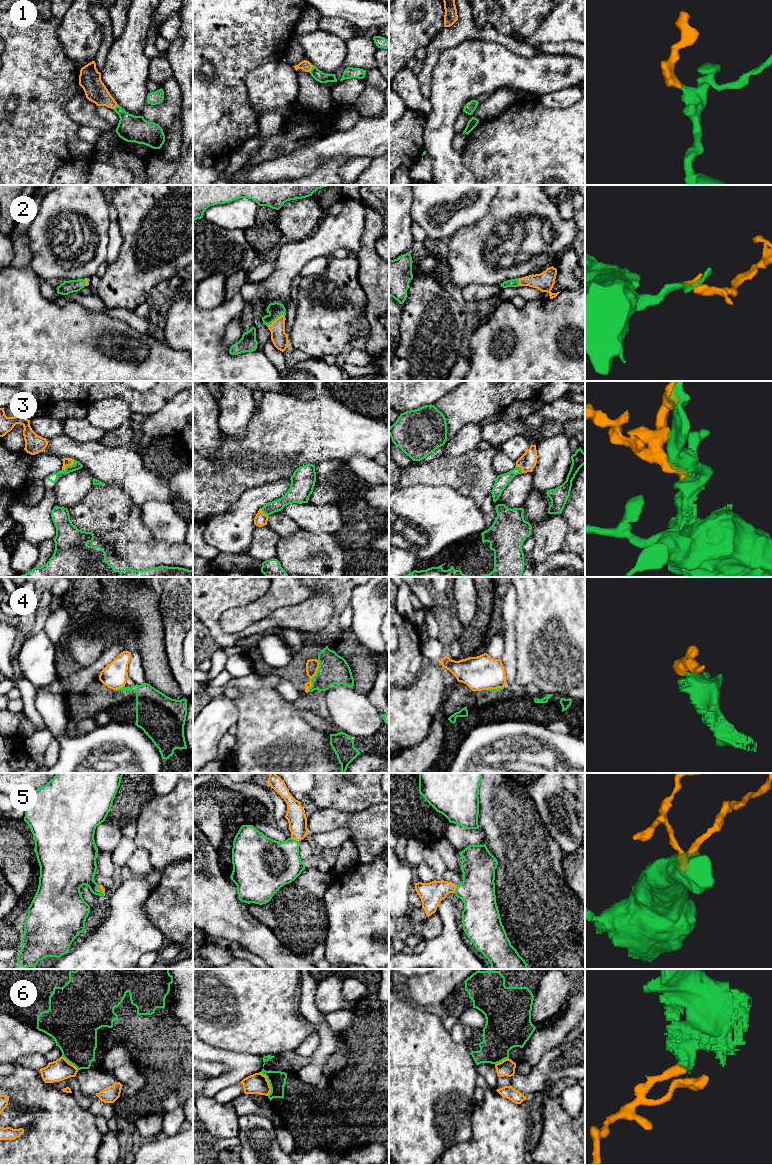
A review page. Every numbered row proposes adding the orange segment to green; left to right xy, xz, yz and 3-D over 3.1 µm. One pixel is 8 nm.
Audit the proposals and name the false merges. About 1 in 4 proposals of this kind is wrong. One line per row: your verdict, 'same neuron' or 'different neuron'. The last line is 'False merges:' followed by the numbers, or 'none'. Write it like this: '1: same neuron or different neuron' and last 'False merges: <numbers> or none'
1: same neuron
2: same neuron
3: same neuron
4: different neuron
5: same neuron
6: different neuron
False merges: 4, 6

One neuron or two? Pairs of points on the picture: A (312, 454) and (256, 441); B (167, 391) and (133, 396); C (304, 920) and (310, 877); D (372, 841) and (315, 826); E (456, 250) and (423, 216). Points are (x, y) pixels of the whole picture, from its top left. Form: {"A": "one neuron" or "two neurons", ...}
{"A": "one neuron", "B": "one neuron", "C": "one neuron", "D": "one neuron", "E": "two neurons"}

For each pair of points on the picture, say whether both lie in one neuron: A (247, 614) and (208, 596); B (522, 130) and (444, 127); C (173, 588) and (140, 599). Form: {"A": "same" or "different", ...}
{"A": "different", "B": "different", "C": "different"}

